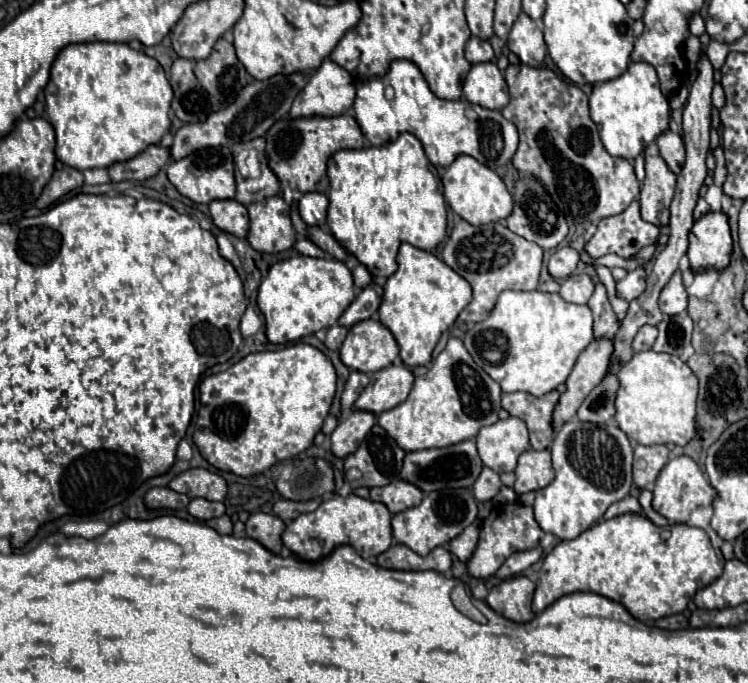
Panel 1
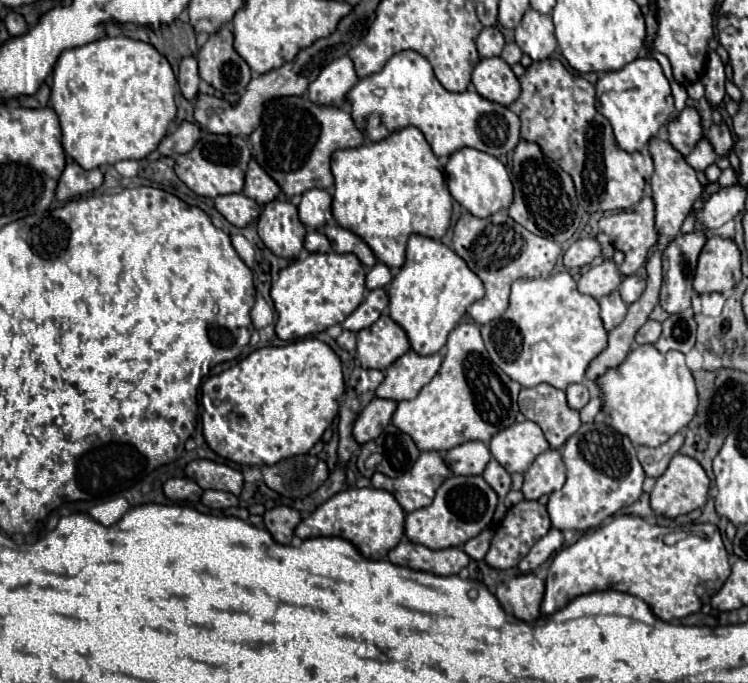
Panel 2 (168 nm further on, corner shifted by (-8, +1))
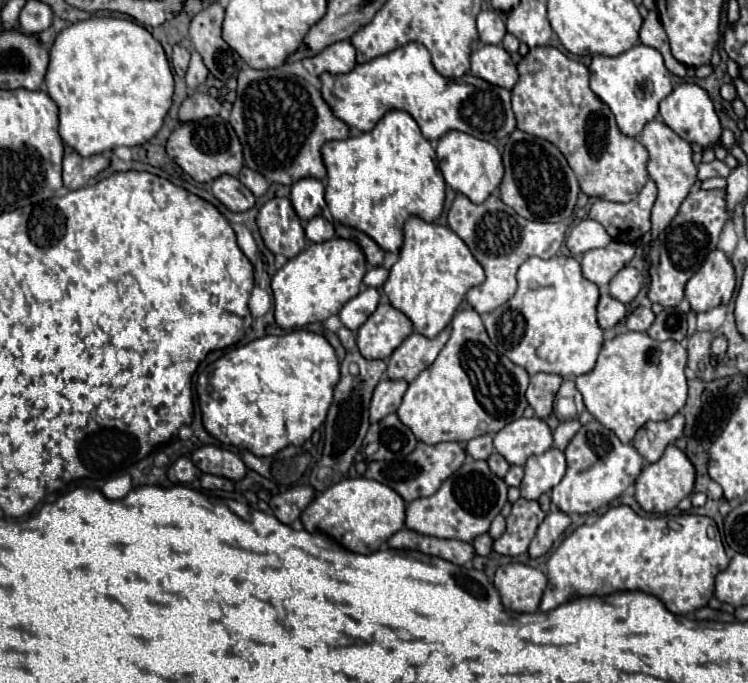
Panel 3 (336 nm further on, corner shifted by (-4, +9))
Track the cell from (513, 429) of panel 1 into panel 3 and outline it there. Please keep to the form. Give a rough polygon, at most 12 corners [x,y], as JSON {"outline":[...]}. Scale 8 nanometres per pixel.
{"outline":[[520,417],[494,435],[510,465],[552,447],[552,431],[538,417]]}

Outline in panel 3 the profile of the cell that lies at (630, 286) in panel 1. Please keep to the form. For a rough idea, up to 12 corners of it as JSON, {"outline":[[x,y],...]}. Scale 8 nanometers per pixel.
{"outline":[[624,267],[612,277],[608,291],[628,305],[644,287],[644,275]]}

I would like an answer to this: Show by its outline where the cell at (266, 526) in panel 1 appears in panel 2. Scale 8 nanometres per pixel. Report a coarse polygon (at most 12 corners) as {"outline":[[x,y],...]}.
{"outline":[[292,507],[264,513],[264,527],[276,543],[288,545],[300,523]]}

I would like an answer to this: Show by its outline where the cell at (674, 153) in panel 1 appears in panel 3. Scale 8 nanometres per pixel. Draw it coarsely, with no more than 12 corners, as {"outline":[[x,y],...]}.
{"outline":[[680,83],[660,117],[688,143],[720,145],[720,117],[708,93]]}

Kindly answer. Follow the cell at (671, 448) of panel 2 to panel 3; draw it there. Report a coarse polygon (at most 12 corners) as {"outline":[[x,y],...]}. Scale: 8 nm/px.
{"outline":[[684,415],[646,421],[632,445],[654,463],[684,431]]}

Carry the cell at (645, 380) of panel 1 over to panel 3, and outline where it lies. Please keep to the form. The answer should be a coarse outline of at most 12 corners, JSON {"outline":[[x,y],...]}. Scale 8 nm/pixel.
{"outline":[[626,331],[574,379],[622,443],[686,403],[686,349]]}

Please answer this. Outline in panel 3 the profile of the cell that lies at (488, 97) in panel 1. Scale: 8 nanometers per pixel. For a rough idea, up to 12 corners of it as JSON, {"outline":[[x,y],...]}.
{"outline":[[478,47],[472,75],[512,89],[518,81],[510,53]]}

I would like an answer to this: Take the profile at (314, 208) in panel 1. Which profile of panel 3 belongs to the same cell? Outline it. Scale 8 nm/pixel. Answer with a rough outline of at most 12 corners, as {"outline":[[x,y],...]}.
{"outline":[[312,177],[292,185],[290,201],[302,221],[326,209],[324,185]]}

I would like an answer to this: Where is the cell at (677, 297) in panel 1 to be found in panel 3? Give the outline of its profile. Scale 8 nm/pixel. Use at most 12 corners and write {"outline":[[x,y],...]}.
{"outline":[[726,189],[694,191],[658,235],[660,289],[676,307],[718,247]]}

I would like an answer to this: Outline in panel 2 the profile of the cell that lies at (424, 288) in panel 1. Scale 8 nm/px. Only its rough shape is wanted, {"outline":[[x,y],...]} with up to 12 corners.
{"outline":[[412,235],[390,317],[438,353],[484,285],[444,243]]}

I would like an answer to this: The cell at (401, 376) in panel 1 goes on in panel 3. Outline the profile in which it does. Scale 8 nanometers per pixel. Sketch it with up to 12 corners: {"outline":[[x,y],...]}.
{"outline":[[450,327],[428,339],[412,333],[388,359],[386,375],[412,383],[432,365]]}

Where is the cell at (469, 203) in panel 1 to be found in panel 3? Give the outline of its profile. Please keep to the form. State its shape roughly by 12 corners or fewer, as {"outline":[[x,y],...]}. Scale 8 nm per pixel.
{"outline":[[462,131],[440,137],[440,171],[480,203],[504,167],[492,143]]}

